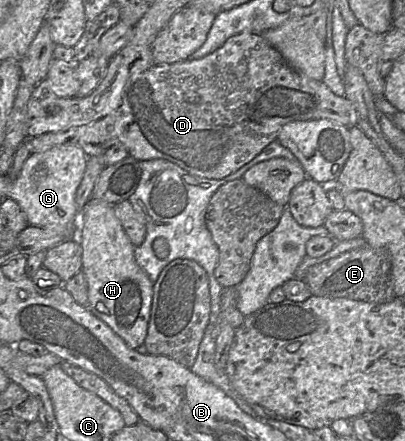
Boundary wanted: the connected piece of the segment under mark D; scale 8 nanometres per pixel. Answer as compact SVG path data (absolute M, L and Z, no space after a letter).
M240 33L228 38L220 48L200 59L187 59L173 64L153 65L147 70L133 75L123 88L120 105L107 116L83 126L70 128L66 131L44 133L37 137L27 138L26 141L32 153L44 152L56 146L76 145L82 148L87 156L103 155L108 148L116 143L121 143L127 148L129 156L132 156L139 161L164 159L178 165L180 168L195 176L207 179L223 179L250 162L266 146L277 140L278 133L285 124L292 121L318 119L328 119L339 125L350 128L357 125L357 112L351 101L345 96L335 95L322 80L318 81L307 78L293 69L285 61L281 53L271 46L261 34Z

